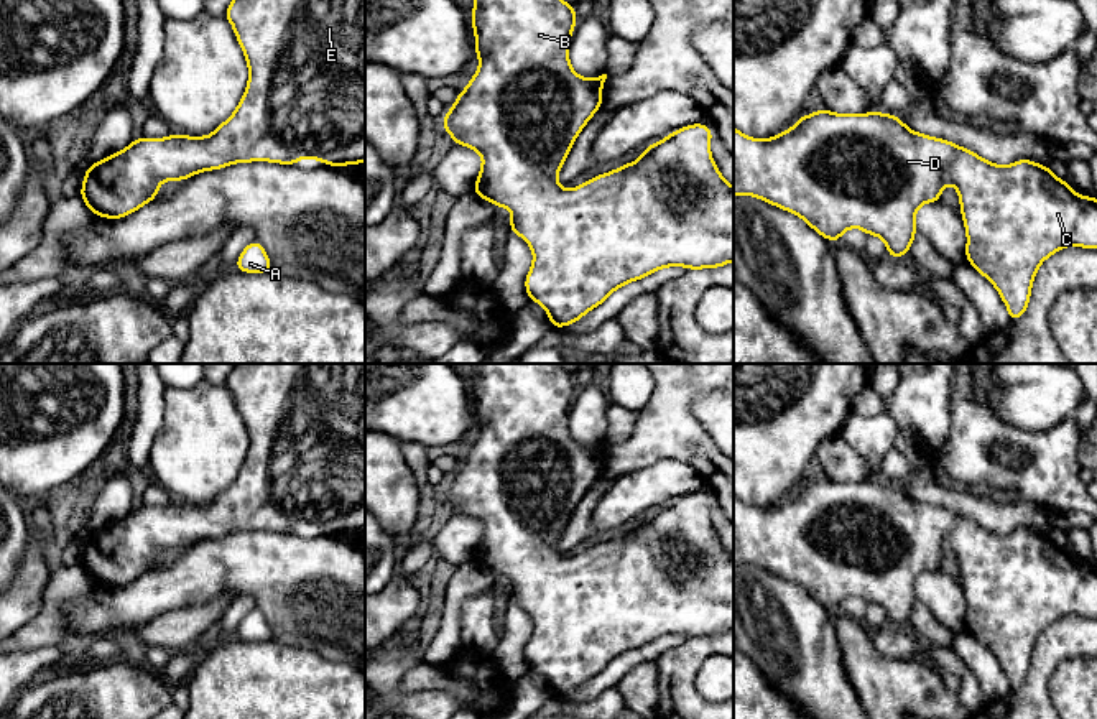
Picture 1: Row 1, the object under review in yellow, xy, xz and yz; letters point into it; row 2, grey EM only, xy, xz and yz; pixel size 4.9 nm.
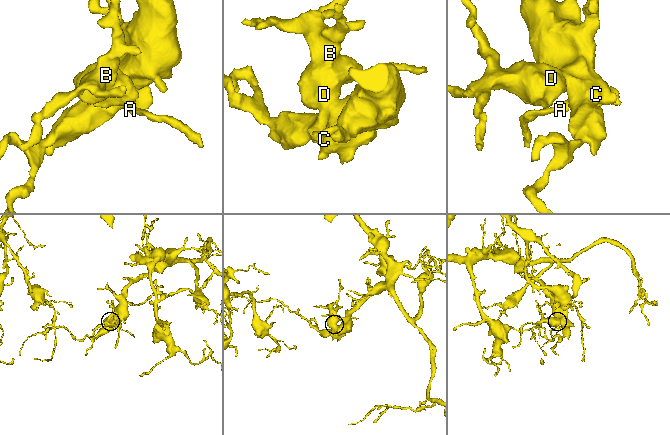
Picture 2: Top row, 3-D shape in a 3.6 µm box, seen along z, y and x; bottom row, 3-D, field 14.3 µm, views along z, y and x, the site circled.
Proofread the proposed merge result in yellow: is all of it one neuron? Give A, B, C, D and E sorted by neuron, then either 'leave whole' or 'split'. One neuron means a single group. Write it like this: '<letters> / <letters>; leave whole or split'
A B C D E; leave whole

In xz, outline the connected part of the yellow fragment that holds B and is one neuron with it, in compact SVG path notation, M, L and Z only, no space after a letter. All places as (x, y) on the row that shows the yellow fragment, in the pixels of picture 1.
M474 0L470 18L480 66L459 92L441 127L454 145L469 146L484 158L474 194L495 207L510 209L508 232L520 235L533 252L525 290L530 301L546 309L553 329L574 324L617 288L661 268L719 268L734 262L734 188L712 160L711 127L699 122L683 127L660 143L648 145L630 165L564 189L556 176L577 135L602 107L607 79L607 74L586 79L571 67L569 41L577 23L574 7L564 0Z

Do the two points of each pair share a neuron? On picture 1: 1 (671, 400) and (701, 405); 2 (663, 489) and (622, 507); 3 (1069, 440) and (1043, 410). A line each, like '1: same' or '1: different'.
1: different
2: same
3: different

